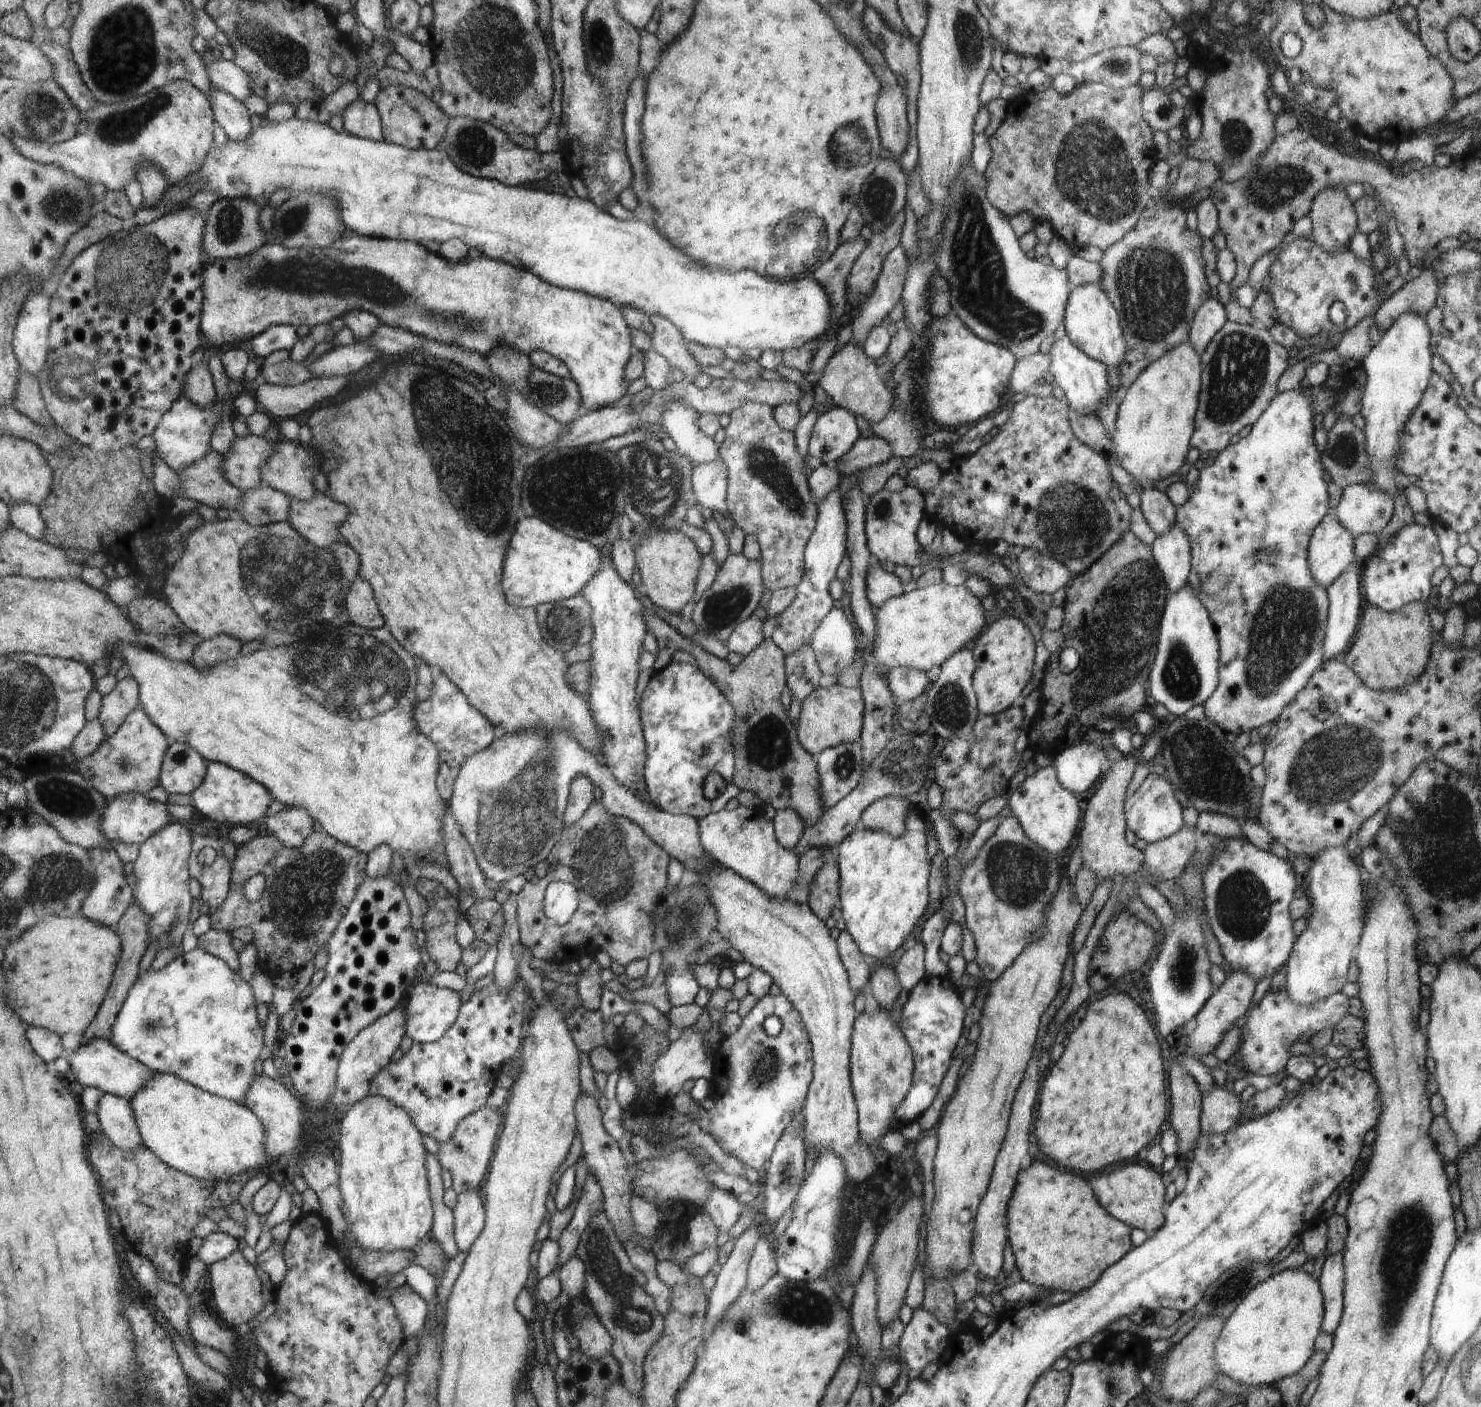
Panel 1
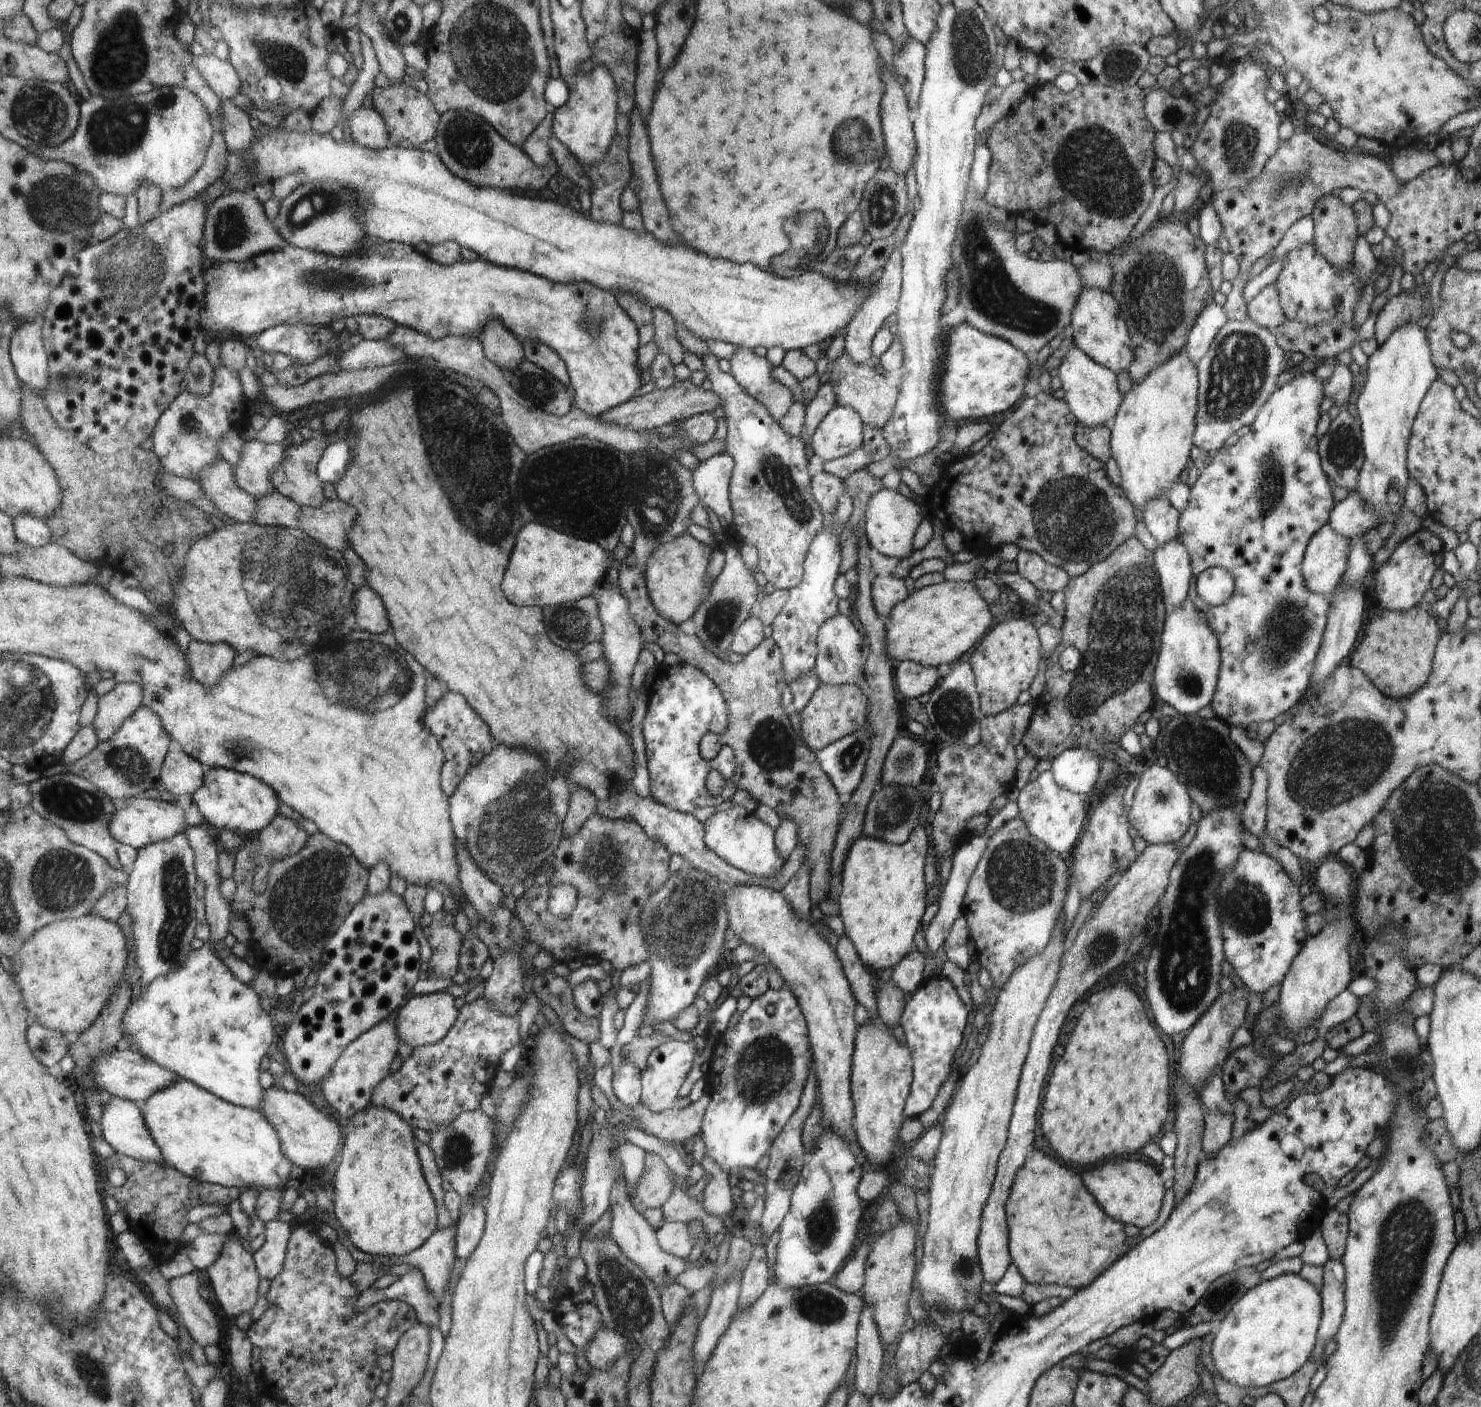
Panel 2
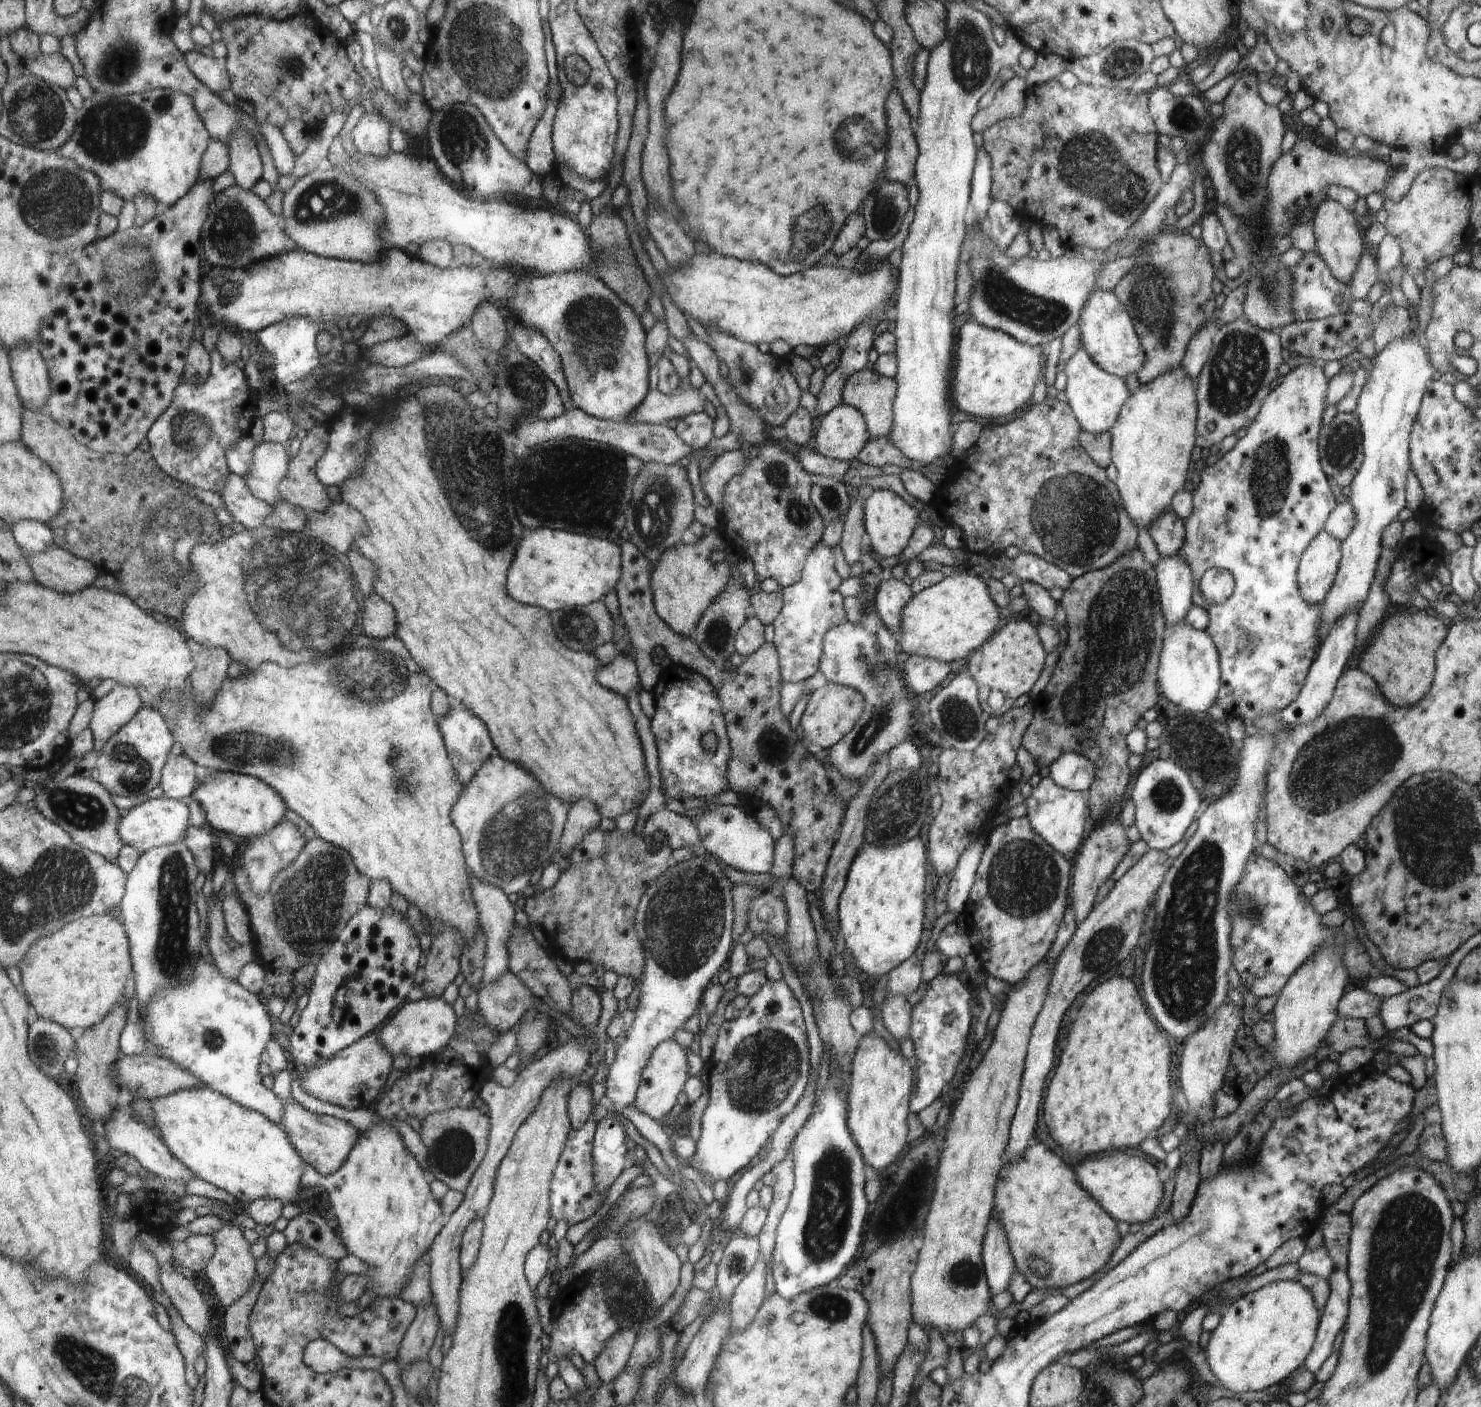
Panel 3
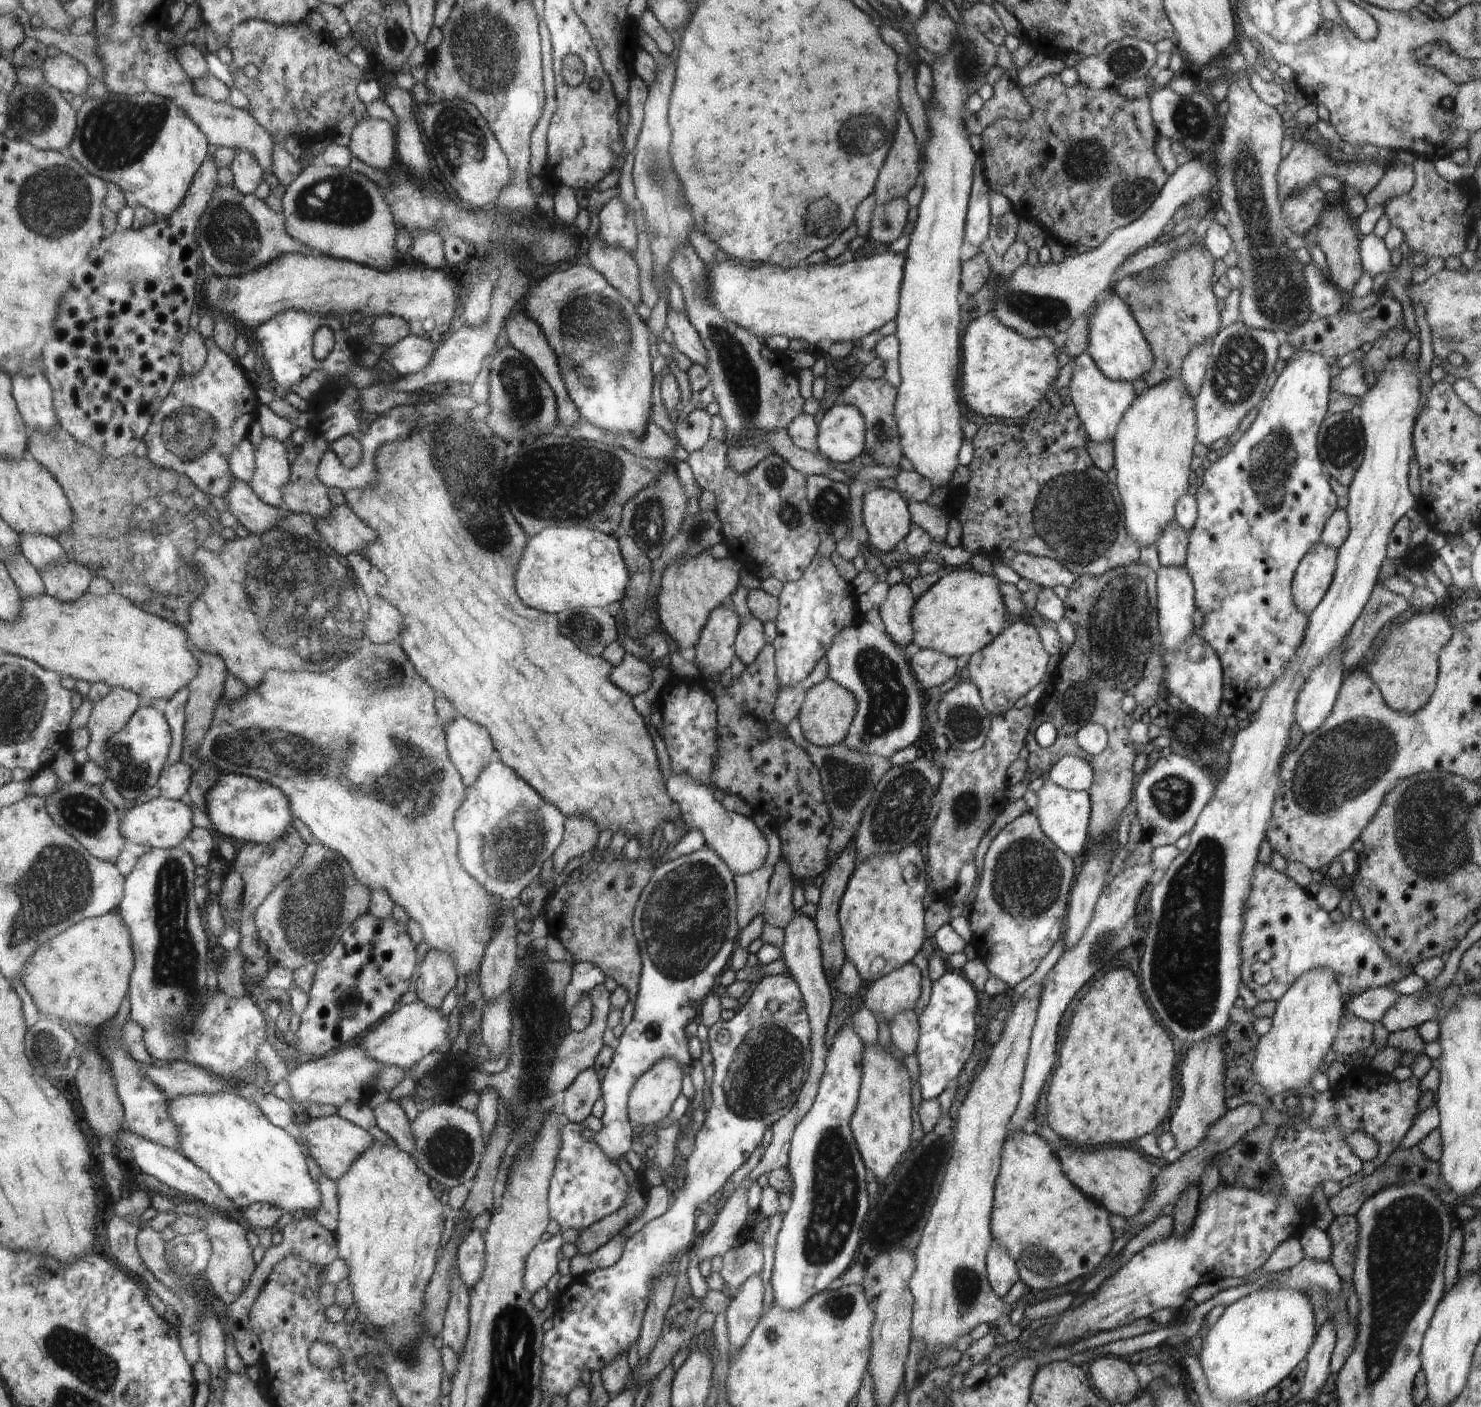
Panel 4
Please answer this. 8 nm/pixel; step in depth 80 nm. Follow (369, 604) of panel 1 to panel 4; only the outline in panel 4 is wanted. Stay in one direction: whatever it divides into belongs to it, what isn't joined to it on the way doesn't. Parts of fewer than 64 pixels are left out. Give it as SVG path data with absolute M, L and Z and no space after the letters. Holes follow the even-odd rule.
M374 596L370 599L370 613L365 632L368 634L367 638L377 645L398 641L402 632L402 616L392 604L386 604L380 596Z

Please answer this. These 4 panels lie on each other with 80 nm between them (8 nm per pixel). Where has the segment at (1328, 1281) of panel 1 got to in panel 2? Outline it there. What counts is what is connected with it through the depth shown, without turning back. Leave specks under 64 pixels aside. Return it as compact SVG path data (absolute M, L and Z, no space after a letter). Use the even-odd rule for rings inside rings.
M1328 1259L1323 1264L1323 1284L1320 1293L1323 1306L1312 1357L1319 1359L1324 1353L1322 1342L1334 1339L1345 1311L1345 1266L1340 1259Z

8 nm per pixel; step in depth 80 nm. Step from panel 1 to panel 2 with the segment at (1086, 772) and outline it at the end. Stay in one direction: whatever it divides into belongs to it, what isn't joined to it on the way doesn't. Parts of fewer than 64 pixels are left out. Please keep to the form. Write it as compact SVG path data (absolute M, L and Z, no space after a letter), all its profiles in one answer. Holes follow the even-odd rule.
M1085 746L1068 749L1054 757L1051 771L1062 788L1090 797L1101 776L1101 760Z

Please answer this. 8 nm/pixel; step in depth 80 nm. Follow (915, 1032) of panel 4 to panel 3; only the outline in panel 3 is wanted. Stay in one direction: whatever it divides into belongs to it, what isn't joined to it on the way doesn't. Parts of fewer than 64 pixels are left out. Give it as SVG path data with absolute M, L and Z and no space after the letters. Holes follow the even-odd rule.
M890 995L885 998L882 1005L882 1018L886 1030L899 1042L909 1036L911 1010L913 1006L908 1003L904 995Z

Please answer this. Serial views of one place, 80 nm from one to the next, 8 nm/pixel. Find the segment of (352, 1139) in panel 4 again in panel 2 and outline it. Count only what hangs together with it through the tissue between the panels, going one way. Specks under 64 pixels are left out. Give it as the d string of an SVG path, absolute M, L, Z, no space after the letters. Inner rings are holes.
M274 1084L265 1090L265 1104L261 1112L277 1130L284 1154L290 1162L307 1170L326 1170L324 1166L332 1162L342 1142L342 1132L330 1118L312 1108L312 1104L302 1095L296 1096L293 1091L279 1089Z

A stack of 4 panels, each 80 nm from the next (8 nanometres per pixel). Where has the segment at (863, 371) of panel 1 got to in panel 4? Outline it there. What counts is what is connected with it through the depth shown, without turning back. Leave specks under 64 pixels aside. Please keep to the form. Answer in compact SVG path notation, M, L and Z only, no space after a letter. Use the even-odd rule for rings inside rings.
M857 373L852 382L844 387L840 394L841 404L852 405L859 409L865 419L865 448L871 450L877 459L877 464L896 467L903 454L901 434L894 414L897 400L897 388L886 379L862 377Z

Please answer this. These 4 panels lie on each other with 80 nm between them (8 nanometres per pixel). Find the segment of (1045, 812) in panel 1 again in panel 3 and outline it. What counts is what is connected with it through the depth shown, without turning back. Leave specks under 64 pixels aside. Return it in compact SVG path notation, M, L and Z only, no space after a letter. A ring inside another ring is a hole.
M1042 777L1040 782L1032 787L1030 794L1024 799L1026 816L1039 833L1055 850L1062 853L1070 861L1076 860L1084 840L1084 822L1088 818L1088 806L1084 802L1084 795L1080 791L1072 791L1061 785L1054 784L1052 777Z

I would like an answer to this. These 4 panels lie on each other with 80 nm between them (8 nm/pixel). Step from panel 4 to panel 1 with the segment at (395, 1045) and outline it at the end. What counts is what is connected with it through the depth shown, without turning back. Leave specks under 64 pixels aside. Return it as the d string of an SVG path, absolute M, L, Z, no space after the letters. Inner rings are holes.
M418 982L404 1006L405 1034L418 1044L436 1042L456 1022L462 1006L462 998L458 992L450 988L438 988L431 983Z

